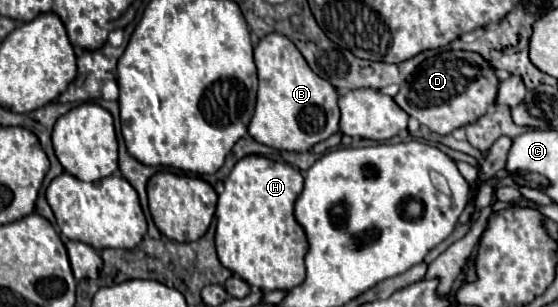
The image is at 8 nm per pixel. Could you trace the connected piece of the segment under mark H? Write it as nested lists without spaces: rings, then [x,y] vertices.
[[[247,155],[237,161],[233,171],[225,181],[225,191],[217,201],[217,233],[215,247],[219,261],[249,285],[257,285],[263,291],[293,289],[305,279],[305,255],[307,255],[307,235],[303,227],[295,221],[295,199],[303,191],[303,175],[297,167],[287,163],[277,163],[261,155]]]

